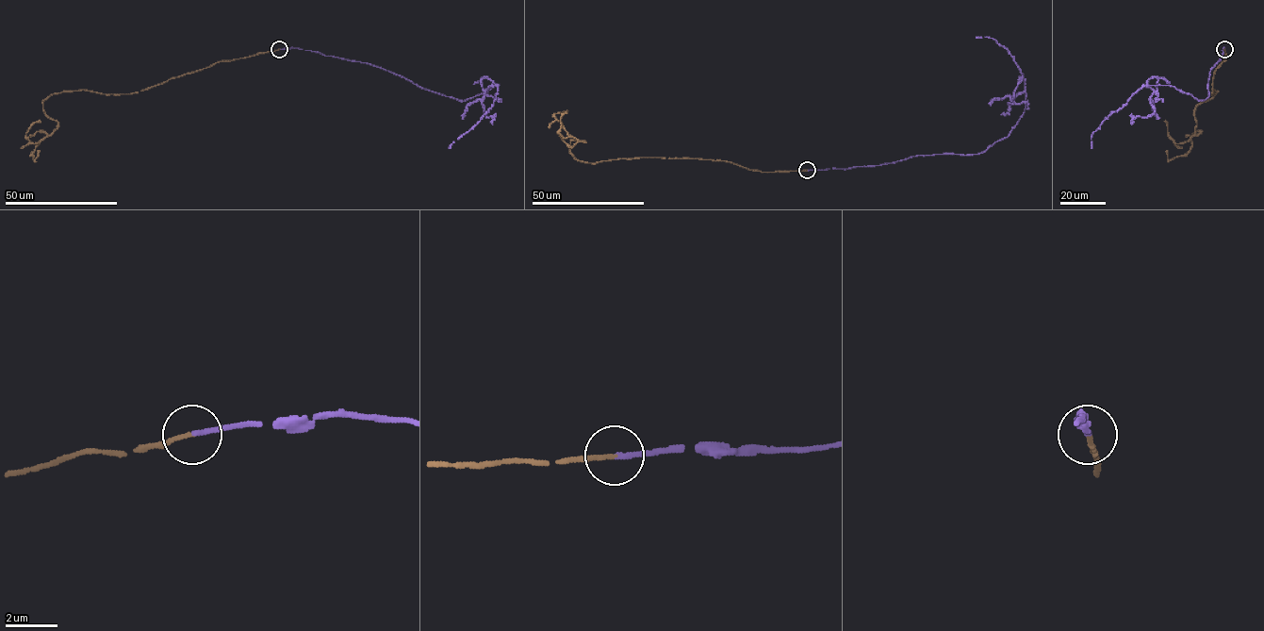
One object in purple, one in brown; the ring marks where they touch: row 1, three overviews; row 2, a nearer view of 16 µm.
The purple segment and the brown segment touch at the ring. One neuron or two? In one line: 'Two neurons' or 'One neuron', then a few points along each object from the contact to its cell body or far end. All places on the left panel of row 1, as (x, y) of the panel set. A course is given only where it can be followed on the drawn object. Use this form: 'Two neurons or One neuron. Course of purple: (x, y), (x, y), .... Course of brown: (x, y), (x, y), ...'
One neuron. Course of purple: (279, 49), (296, 47), (367, 62), (403, 76), (421, 88), (461, 100), (498, 85), (493, 105), (449, 148). Course of brown: (279, 49), (221, 61), (133, 93), (51, 94), (42, 107), (57, 127), (32, 143), (28, 128), (41, 122)

